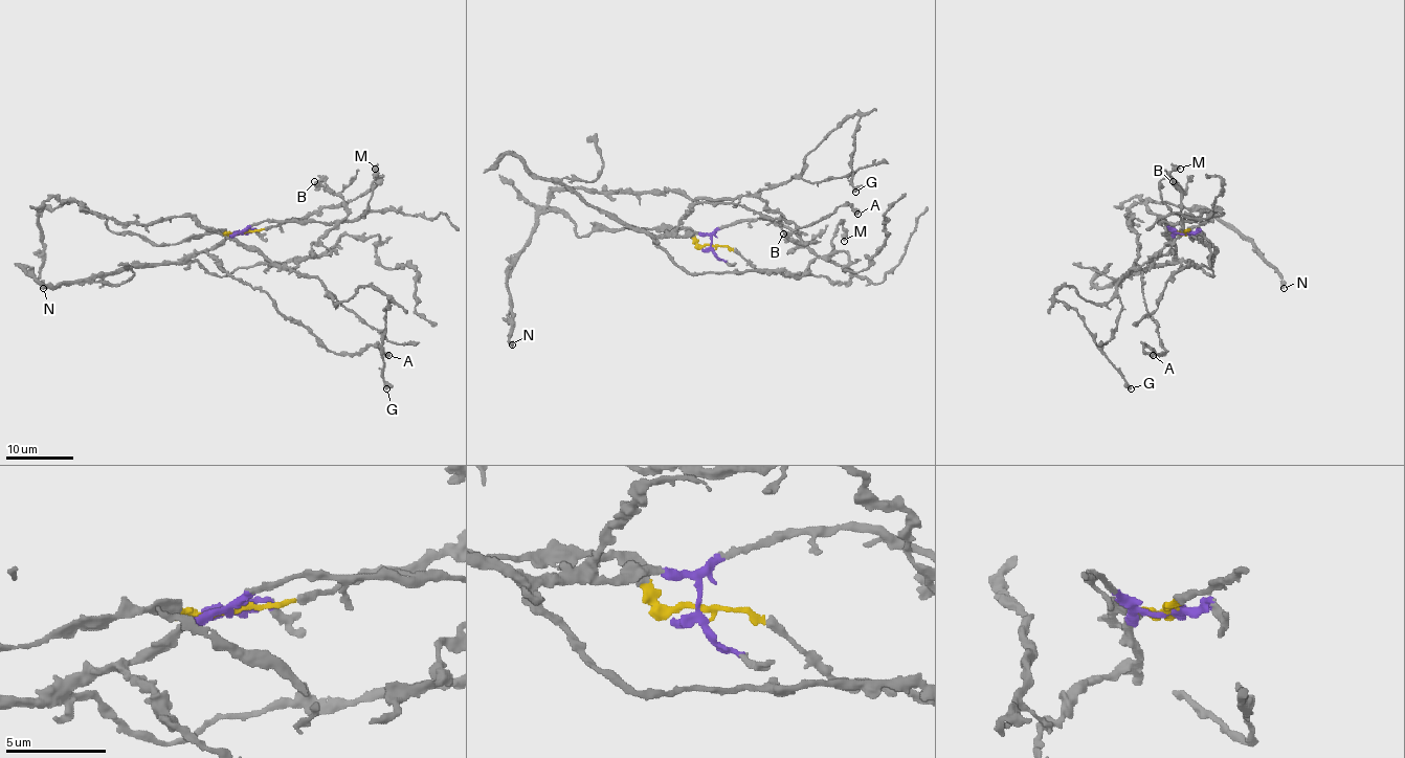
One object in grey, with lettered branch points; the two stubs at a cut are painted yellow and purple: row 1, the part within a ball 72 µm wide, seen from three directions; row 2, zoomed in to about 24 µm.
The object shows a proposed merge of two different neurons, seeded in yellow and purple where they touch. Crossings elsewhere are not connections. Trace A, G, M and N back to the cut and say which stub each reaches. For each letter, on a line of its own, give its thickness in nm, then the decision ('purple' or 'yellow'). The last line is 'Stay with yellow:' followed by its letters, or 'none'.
A: 480 nm | purple
G: 320 nm | yellow
M: 480 nm | purple
N: 320 nm | yellow
Stay with yellow: G, N

